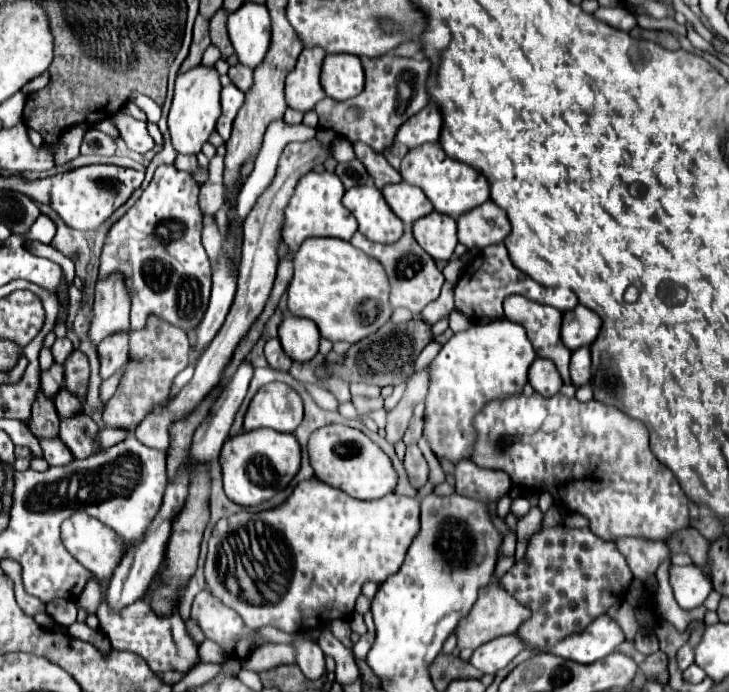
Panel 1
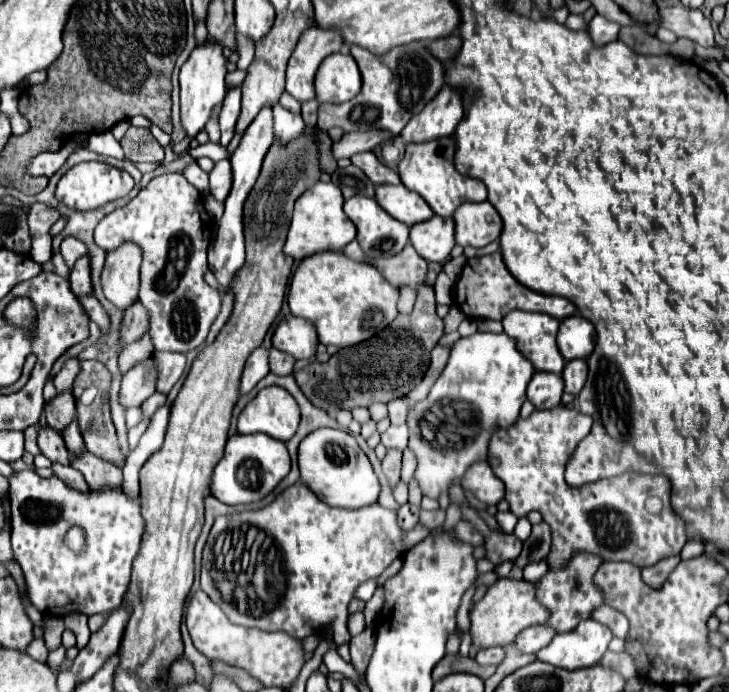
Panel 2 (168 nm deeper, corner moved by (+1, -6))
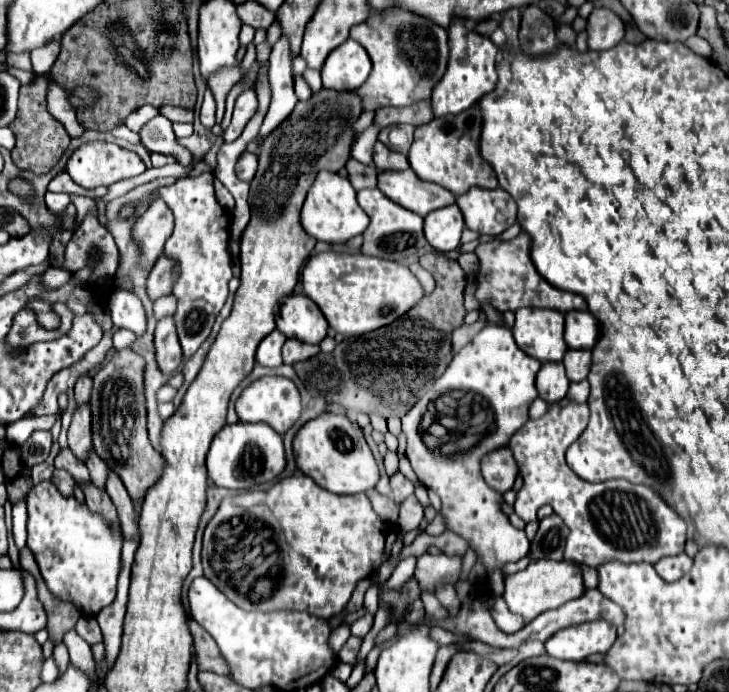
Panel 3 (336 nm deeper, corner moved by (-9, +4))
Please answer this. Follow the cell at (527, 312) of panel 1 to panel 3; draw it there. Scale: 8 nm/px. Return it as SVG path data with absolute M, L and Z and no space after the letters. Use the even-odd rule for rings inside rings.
M519 308L515 312L513 338L517 346L539 362L561 362L567 352L563 342L563 314L557 310Z

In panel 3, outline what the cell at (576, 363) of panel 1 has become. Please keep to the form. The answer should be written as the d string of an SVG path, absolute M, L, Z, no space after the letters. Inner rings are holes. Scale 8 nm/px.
M567 350L567 354L563 356L563 366L571 382L581 382L589 374L591 352L589 350Z

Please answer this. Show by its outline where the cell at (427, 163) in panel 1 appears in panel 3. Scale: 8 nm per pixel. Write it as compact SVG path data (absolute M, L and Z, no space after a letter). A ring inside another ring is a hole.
M473 104L471 108L467 108L461 114L449 114L449 116L439 116L433 118L429 124L423 124L415 130L415 140L411 144L409 150L409 164L413 168L413 172L427 182L435 182L447 190L451 190L455 196L461 196L465 190L479 186L479 188L497 188L497 176L495 170L491 168L491 164L481 158L479 154L479 140L481 140L481 128L483 128L483 116L481 116L481 108L479 104Z

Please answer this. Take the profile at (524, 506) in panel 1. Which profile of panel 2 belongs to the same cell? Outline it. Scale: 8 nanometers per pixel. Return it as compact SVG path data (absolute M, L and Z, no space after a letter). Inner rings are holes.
M497 512L495 518L497 518L499 526L503 528L503 532L507 532L507 534L513 532L513 528L515 528L515 524L517 524L517 516L515 516L513 512Z

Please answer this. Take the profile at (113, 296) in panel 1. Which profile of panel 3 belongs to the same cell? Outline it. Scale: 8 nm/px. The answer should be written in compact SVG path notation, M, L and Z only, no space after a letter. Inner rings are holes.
M157 200L149 206L149 210L135 222L133 238L141 252L141 266L151 270L157 258L163 254L165 240L173 230L173 214L163 200Z

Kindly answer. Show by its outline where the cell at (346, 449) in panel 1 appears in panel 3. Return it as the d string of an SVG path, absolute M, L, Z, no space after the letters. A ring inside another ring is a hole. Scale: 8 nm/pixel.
M319 414L319 418L313 418L311 422L305 422L299 432L293 438L293 454L295 454L295 464L297 468L315 480L317 486L321 486L323 490L329 490L333 494L359 494L359 492L367 492L371 488L375 488L377 480L379 480L379 470L377 470L377 462L363 438L363 432L357 424L353 424L345 414Z

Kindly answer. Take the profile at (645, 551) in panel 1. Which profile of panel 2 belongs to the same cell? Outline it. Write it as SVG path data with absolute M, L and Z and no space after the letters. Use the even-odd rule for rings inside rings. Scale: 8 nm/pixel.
M669 556L669 558L659 560L659 562L657 562L657 564L653 564L653 566L641 568L643 582L645 582L645 584L649 584L651 588L659 588L659 586L663 584L663 580L667 578L667 574L675 568L675 564L677 564L679 560L681 560L679 556Z

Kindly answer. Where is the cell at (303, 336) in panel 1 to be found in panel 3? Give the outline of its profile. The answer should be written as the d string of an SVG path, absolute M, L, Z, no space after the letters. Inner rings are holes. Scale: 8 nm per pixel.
M289 294L279 306L277 330L287 338L319 344L327 334L327 320L311 298L305 294Z

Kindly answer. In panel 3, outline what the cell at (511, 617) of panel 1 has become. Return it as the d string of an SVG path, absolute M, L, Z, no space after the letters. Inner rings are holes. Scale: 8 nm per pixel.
M535 560L523 572L507 576L503 598L505 598L511 612L523 616L525 622L531 622L539 614L553 610L553 608L559 608L565 602L579 598L583 592L585 592L585 584L583 584L583 574L581 574L579 564L575 564L571 560L561 560L561 562Z

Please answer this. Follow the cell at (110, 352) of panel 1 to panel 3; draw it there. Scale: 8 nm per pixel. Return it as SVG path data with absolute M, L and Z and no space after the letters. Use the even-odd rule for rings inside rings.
M161 254L159 260L155 262L151 274L149 274L149 280L147 280L147 292L149 292L151 300L157 300L165 294L171 294L177 274L179 274L177 264L171 258L167 258L165 254Z

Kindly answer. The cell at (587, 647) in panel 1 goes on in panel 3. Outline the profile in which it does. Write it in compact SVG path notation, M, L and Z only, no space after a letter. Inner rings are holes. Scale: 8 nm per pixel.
M603 620L583 622L579 626L567 626L555 632L545 642L545 650L553 658L561 660L585 660L591 654L603 654L615 642L615 626Z

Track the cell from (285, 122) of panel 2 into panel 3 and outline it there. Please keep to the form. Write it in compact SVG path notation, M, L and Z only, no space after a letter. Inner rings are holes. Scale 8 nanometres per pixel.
M301 74L295 76L295 94L297 94L299 100L307 100L311 96L311 88L309 88L309 84L305 82L305 78Z

